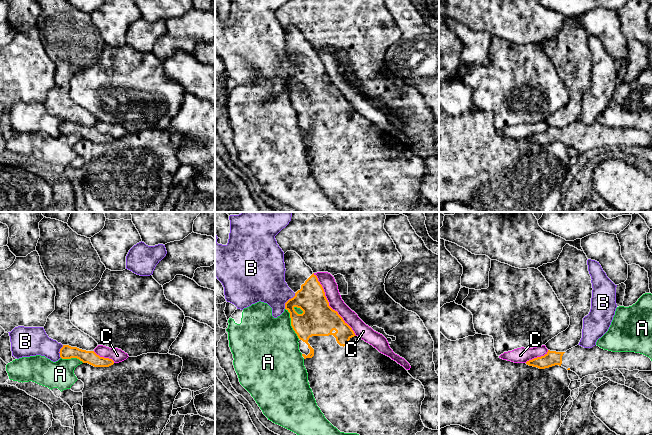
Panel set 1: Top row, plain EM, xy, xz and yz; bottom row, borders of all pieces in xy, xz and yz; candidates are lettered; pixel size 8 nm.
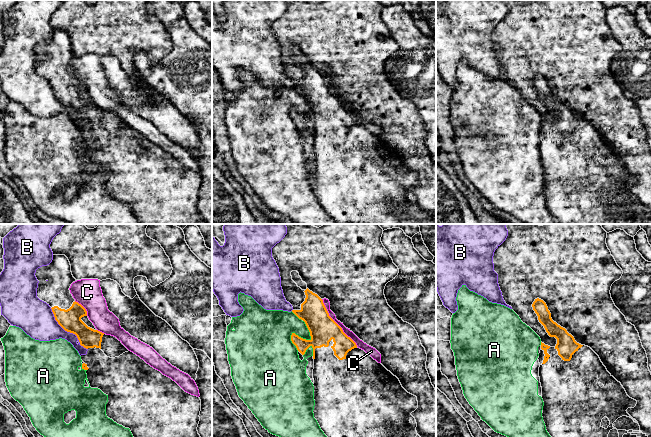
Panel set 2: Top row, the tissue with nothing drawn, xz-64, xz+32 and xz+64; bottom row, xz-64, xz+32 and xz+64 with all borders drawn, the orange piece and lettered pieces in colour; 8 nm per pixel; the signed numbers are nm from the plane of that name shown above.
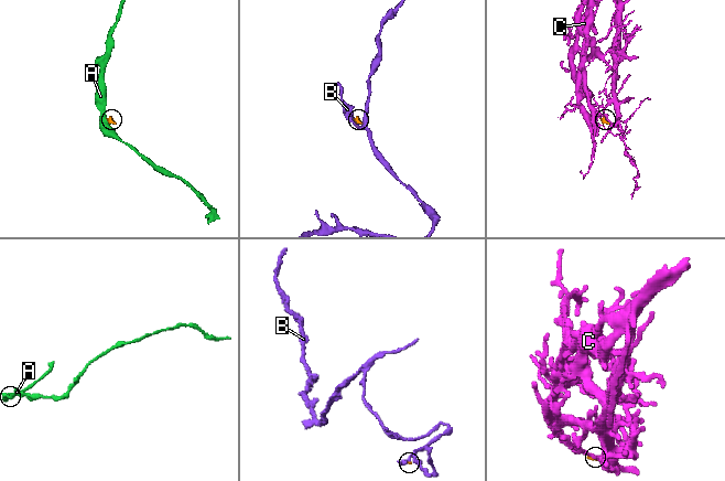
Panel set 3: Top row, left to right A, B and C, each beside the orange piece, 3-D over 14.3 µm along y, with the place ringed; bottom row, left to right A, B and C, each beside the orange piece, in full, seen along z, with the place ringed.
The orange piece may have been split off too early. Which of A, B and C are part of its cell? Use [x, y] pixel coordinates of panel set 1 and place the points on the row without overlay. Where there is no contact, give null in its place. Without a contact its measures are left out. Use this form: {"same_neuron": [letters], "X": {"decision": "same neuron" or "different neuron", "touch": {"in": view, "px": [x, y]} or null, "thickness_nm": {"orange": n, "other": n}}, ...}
{"same_neuron": [], "A": {"decision": "different neuron", "touch": {"in": "xz", "px": [291, 99]}, "thickness_nm": {"orange": 280, "other": 460}}, "B": {"decision": "different neuron", "touch": {"in": "xz", "px": [288, 76]}, "thickness_nm": {"orange": 240, "other": 340}}, "C": {"decision": "different neuron", "touch": {"in": "xz", "px": [328, 81]}, "thickness_nm": {"orange": 280, "other": 120}}}

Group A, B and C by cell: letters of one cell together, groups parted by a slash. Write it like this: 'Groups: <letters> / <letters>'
Groups: A / B / C

